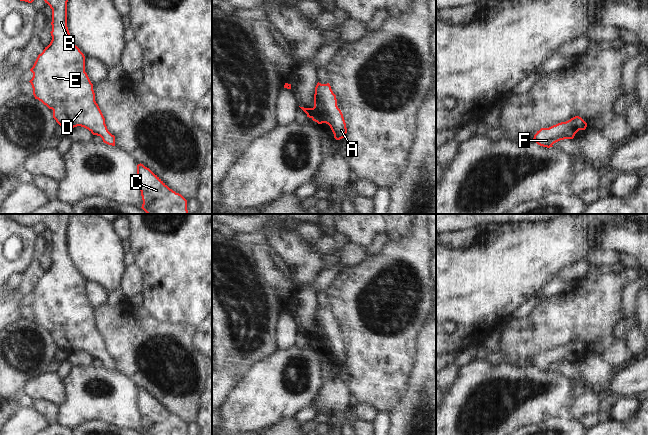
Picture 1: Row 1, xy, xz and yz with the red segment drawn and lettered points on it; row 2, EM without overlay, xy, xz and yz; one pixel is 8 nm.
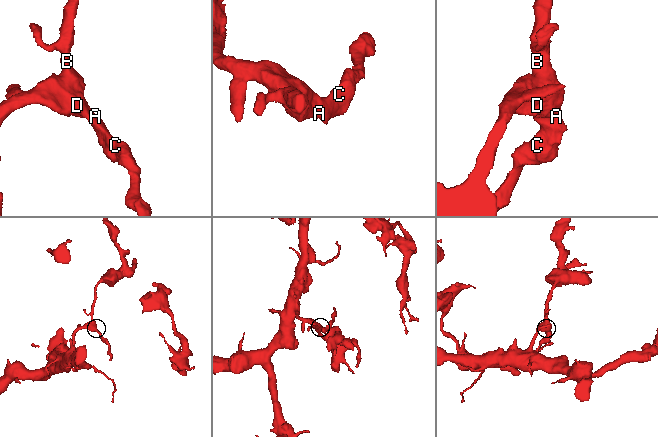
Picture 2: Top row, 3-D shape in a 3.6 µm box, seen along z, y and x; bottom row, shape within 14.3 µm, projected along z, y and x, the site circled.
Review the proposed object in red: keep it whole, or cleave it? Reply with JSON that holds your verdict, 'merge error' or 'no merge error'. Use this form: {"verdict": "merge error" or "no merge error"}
{"verdict": "no merge error"}

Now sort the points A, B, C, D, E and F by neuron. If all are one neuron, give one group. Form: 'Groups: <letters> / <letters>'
Groups: A B C D E F

